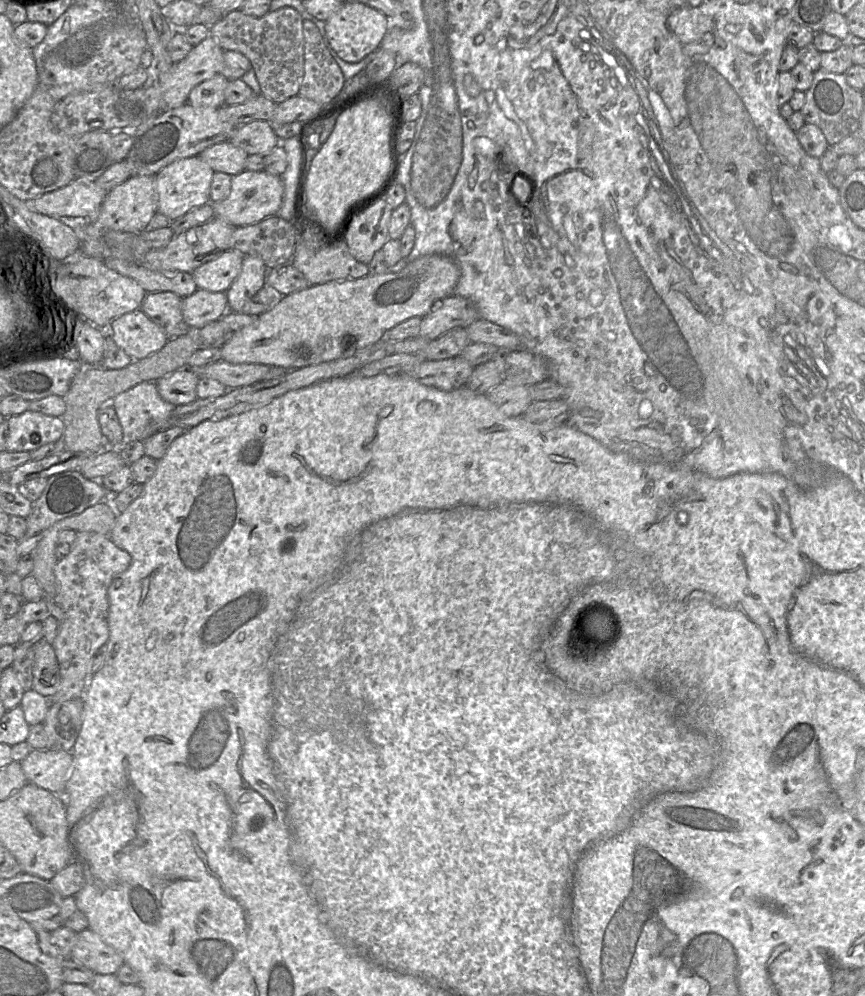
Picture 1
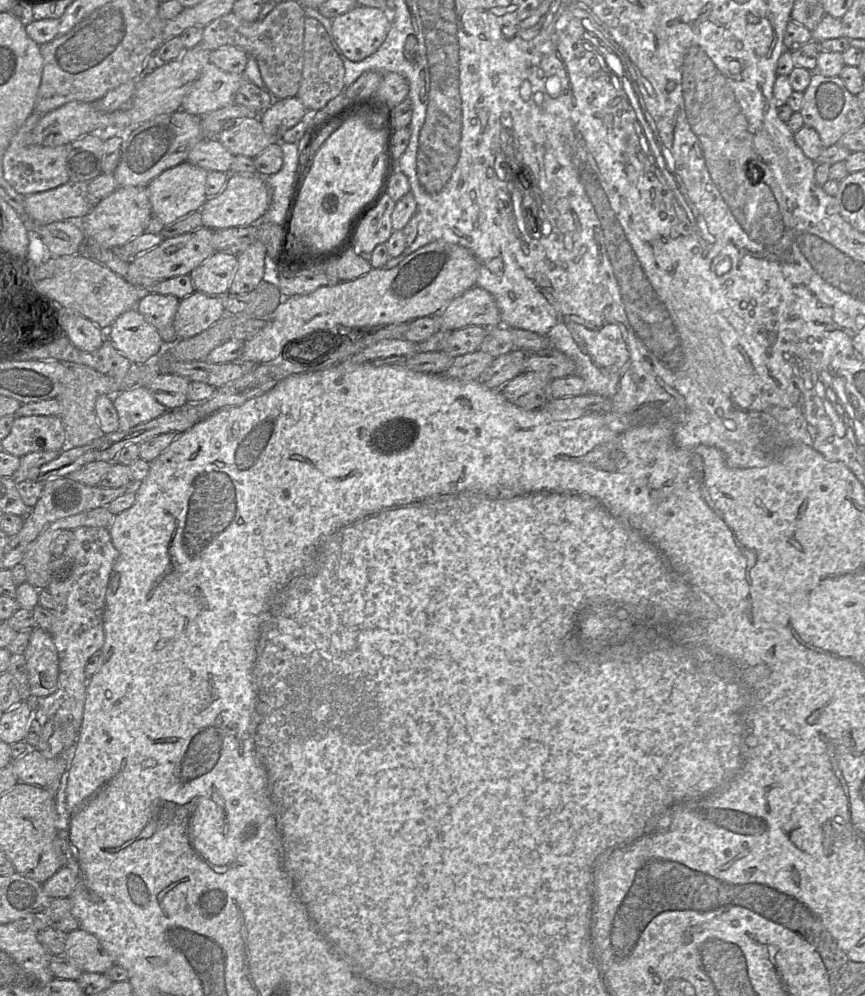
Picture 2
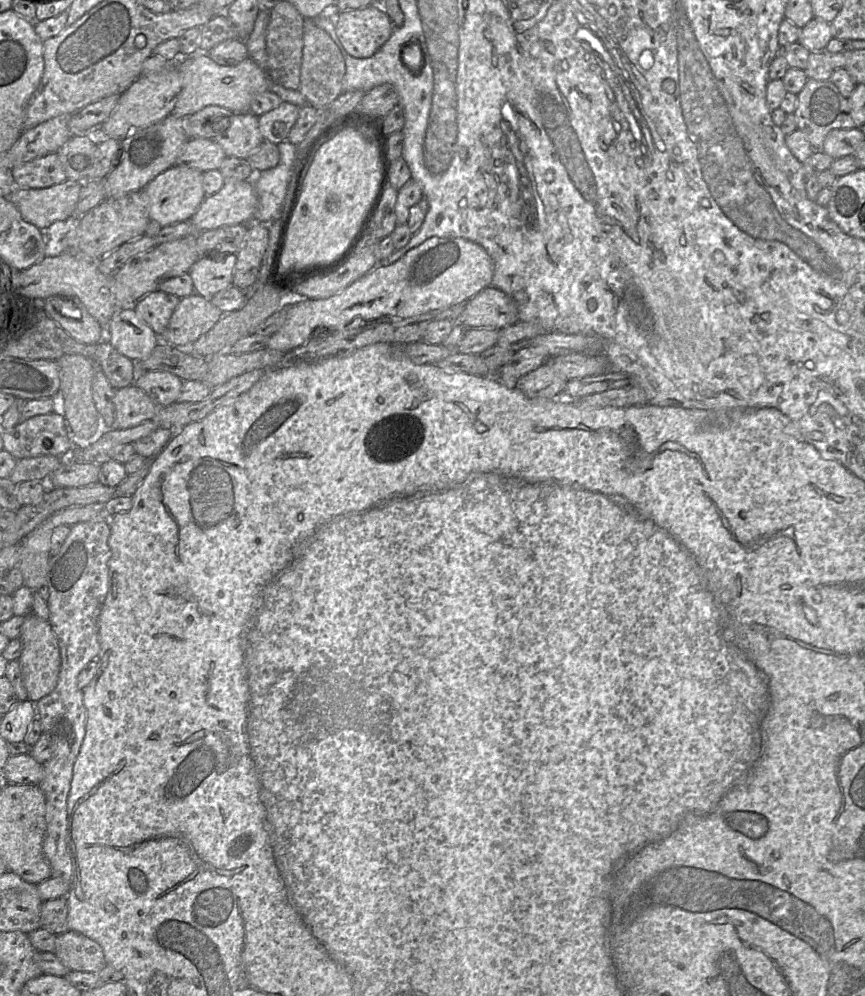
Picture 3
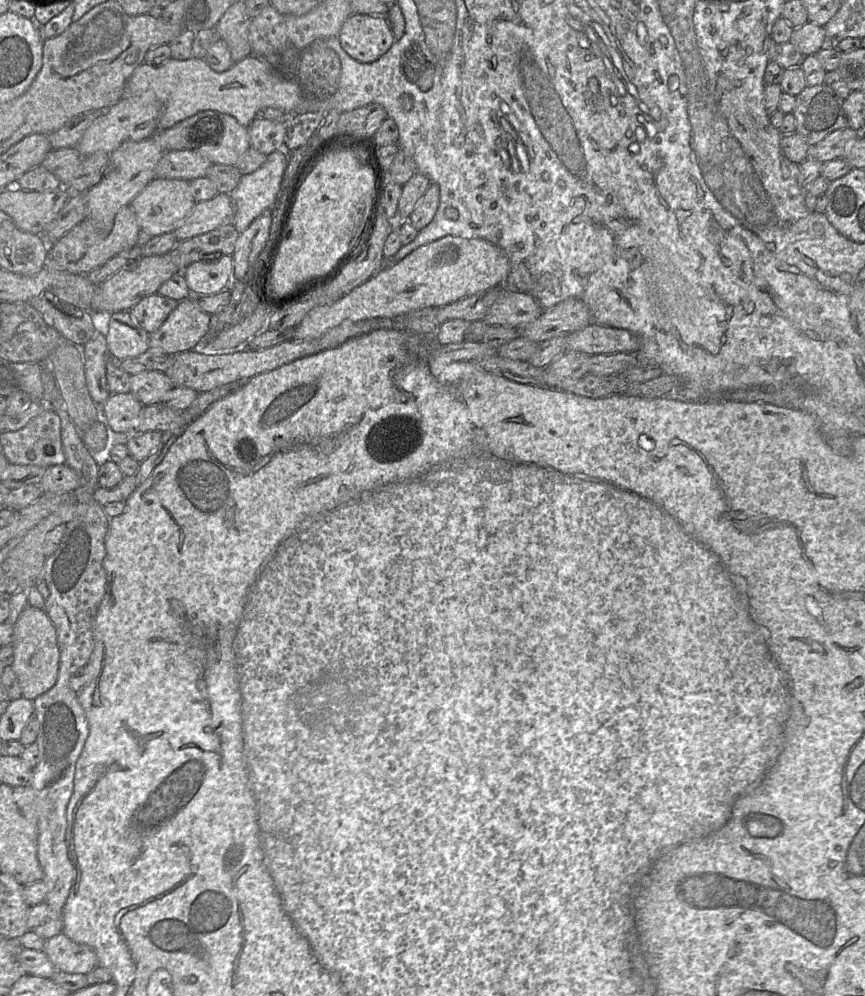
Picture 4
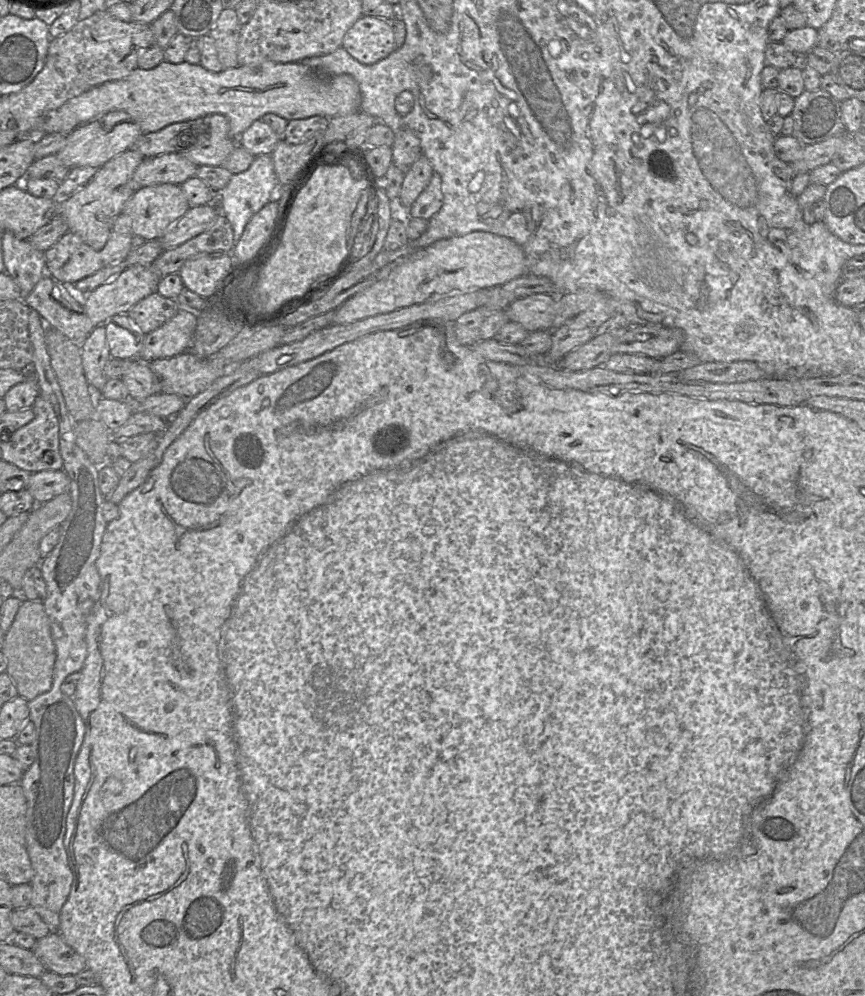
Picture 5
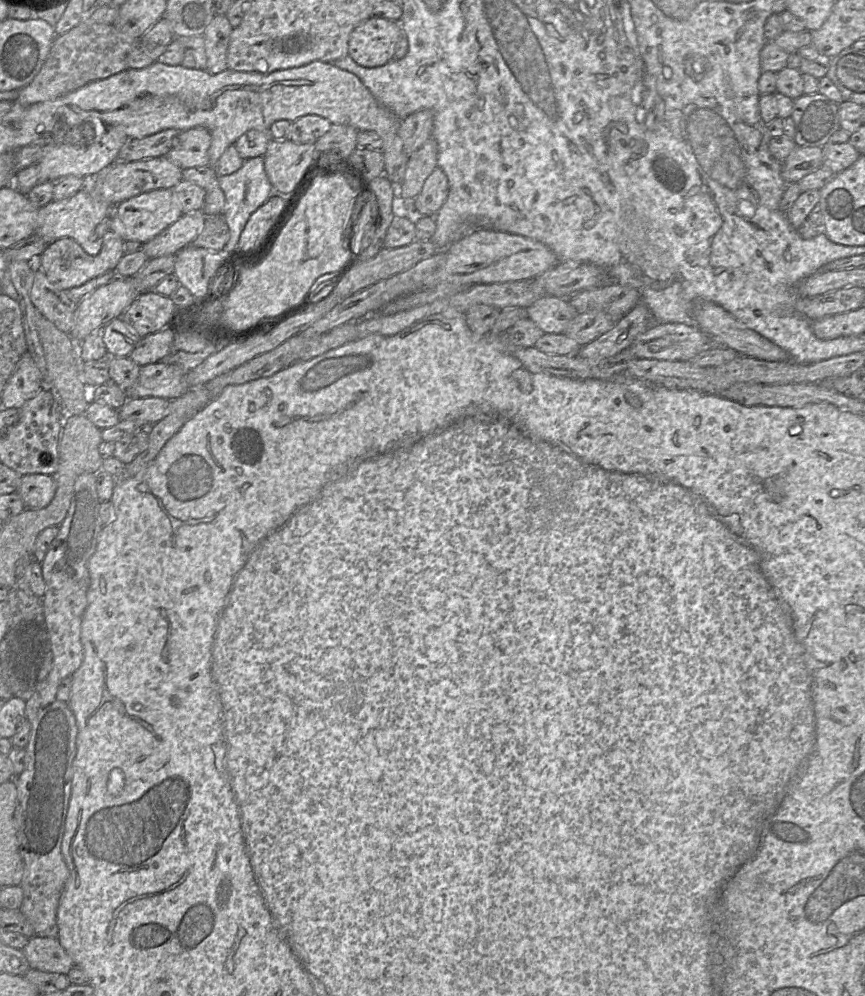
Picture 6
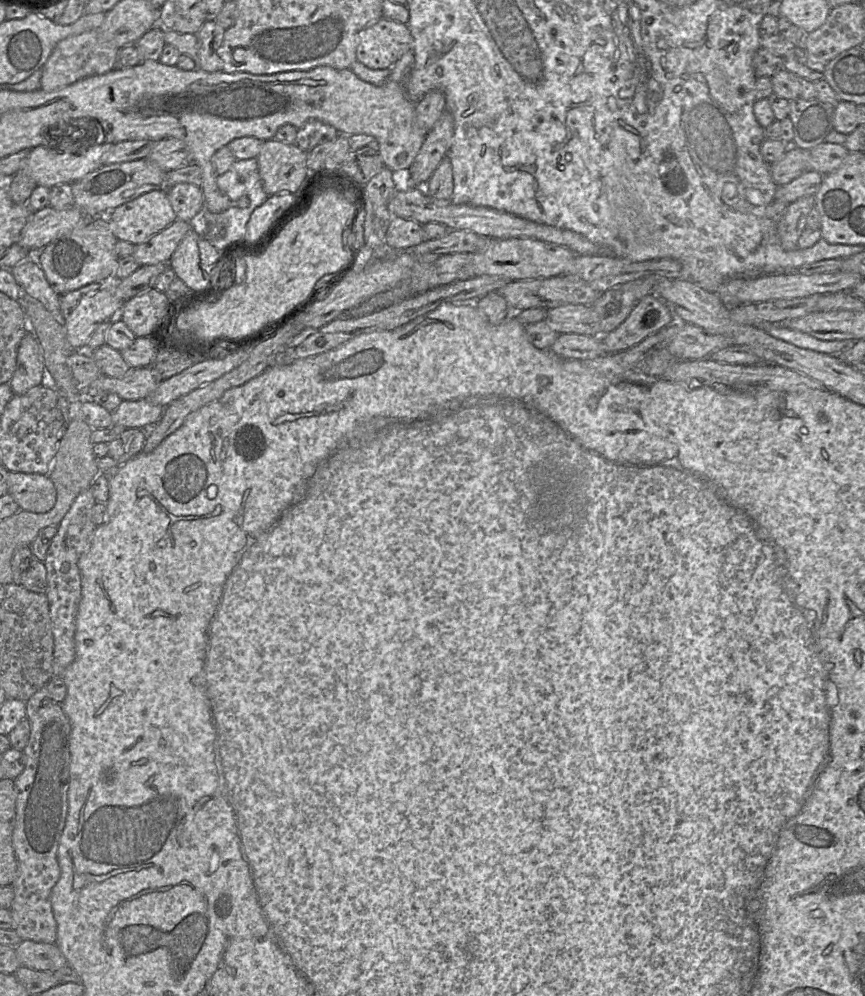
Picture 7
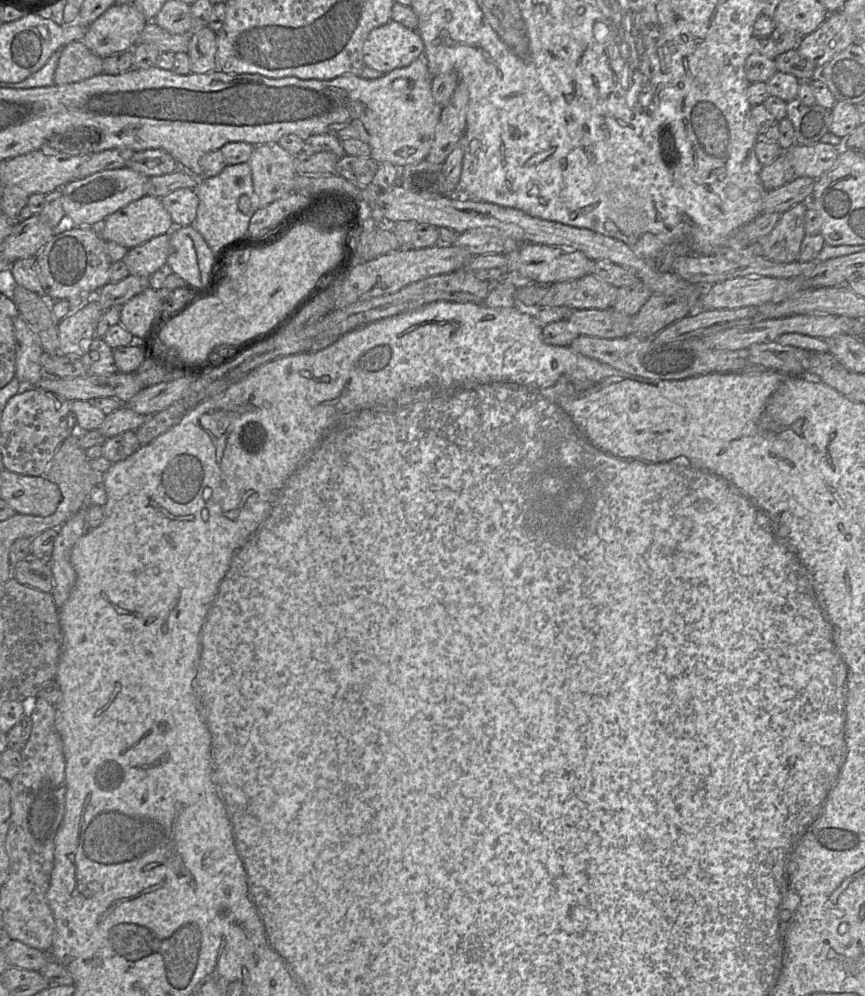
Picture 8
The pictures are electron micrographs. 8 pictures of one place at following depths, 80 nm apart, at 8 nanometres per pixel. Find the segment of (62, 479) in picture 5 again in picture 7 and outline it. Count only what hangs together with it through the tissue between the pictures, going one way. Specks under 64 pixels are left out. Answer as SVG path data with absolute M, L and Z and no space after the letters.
M9 471L7 486L21 510L45 513L56 502L57 491L48 475Z

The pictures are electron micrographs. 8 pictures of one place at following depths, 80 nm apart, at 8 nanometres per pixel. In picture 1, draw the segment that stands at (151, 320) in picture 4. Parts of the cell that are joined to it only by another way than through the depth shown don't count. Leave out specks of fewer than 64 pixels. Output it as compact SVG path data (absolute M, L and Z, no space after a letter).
M156 291L146 294L140 309L173 339L190 331L182 315L182 300L174 292Z

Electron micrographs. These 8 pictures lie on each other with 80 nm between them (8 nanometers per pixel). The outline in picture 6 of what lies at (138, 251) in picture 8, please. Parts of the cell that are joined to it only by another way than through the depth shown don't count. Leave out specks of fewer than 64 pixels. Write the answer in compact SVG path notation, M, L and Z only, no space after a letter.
M202 212L182 214L176 222L142 245L149 259L175 255L190 245L204 228L206 215Z

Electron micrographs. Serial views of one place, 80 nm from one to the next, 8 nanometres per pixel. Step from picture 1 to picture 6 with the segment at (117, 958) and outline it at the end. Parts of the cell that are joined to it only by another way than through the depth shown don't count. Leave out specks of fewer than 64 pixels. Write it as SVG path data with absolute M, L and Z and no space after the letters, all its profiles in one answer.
M33 936L22 950L32 969L68 974L75 966L70 955L55 937Z

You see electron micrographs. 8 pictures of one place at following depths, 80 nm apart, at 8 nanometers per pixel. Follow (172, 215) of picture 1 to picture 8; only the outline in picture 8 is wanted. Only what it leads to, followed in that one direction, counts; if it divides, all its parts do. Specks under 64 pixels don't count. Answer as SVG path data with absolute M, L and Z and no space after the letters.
M145 195L106 217L99 232L107 242L132 249L174 228L161 198Z

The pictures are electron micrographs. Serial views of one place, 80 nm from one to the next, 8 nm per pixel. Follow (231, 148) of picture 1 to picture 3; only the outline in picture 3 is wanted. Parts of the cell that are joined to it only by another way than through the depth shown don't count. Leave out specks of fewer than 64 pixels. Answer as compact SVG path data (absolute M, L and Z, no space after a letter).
M189 139L181 150L176 165L206 172L218 170L226 157L223 149L212 139Z

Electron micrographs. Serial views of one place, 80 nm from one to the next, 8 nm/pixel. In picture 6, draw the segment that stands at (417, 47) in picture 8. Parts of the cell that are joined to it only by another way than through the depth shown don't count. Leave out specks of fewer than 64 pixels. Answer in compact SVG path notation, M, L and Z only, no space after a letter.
M370 17L351 32L348 56L364 67L378 67L394 59L402 28L396 21Z

